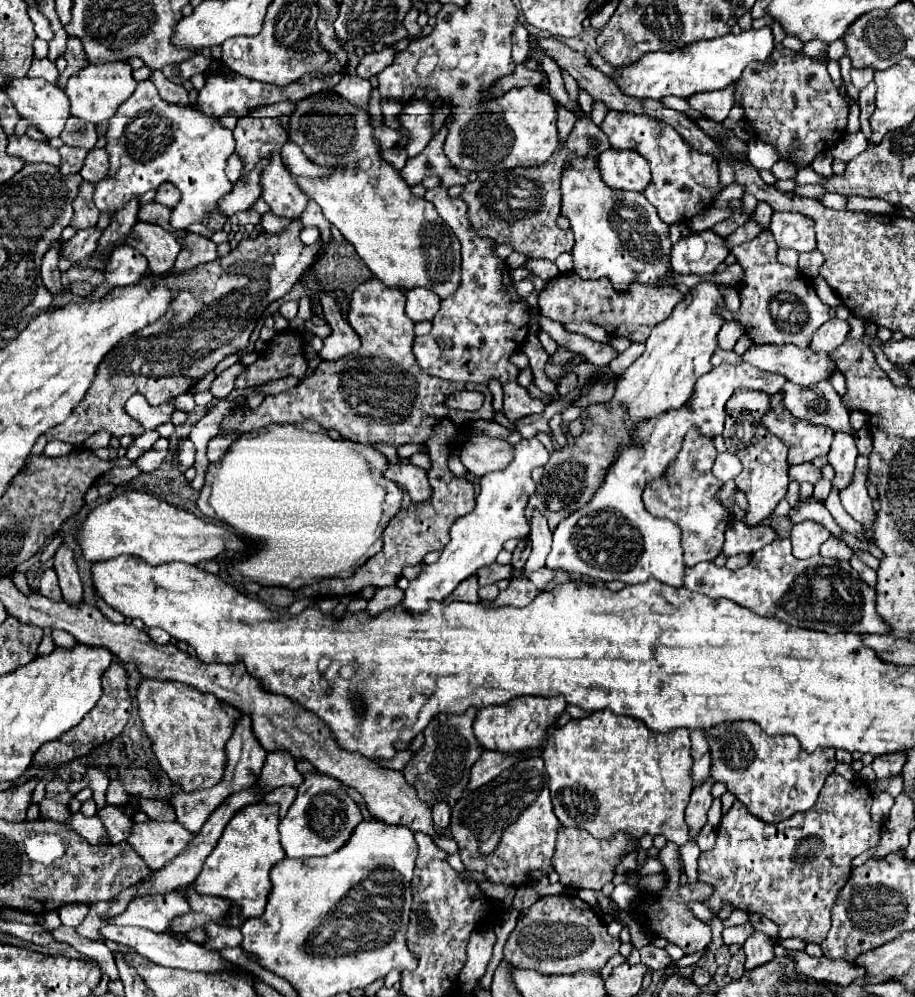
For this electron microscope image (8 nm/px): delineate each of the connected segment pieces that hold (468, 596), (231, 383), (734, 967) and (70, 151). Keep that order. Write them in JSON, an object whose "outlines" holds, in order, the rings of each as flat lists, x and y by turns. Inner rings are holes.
{"outlines":[[[469,576,467,580,463,580,455,592,451,592,449,600,461,600,461,602,479,602,479,596,477,596,477,588,479,588,479,582,477,582,477,576]],[[237,362,237,364,233,364,231,368,223,370,223,372,215,378,215,382,213,382,213,386,211,386,213,396,215,396,215,398,225,398,225,396,229,396,229,392,235,388,235,376,243,374,245,370,247,370,247,366,241,364,241,362]],[[739,948,739,952,735,956,731,956,731,962,729,962,729,976,733,980,739,980,745,974,743,964,745,964,745,952,743,952,743,948]],[[61,146,59,154,61,154,61,166,59,166,59,170,63,174,73,174,73,172,79,172,79,168,83,166,87,150,75,148,75,146]]]}

